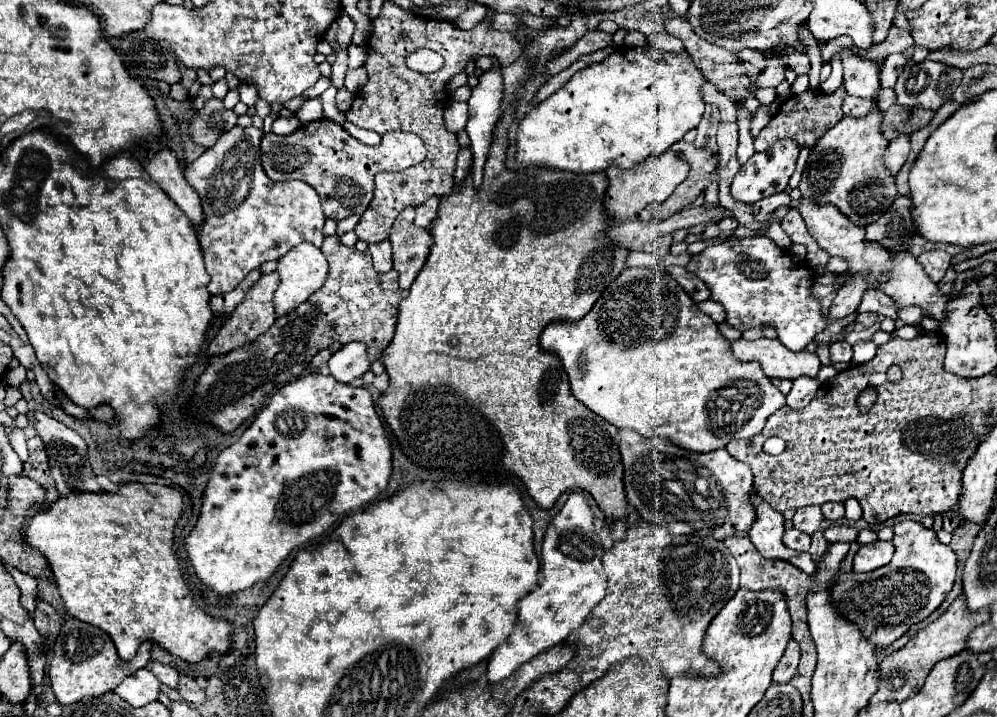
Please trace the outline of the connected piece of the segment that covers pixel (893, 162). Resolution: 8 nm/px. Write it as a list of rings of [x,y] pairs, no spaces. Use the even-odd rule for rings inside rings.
[[[907,134],[897,136],[895,140],[889,140],[887,150],[883,154],[883,162],[887,164],[891,176],[897,176],[897,172],[901,170],[901,166],[907,160],[907,154],[909,154],[909,136]]]

